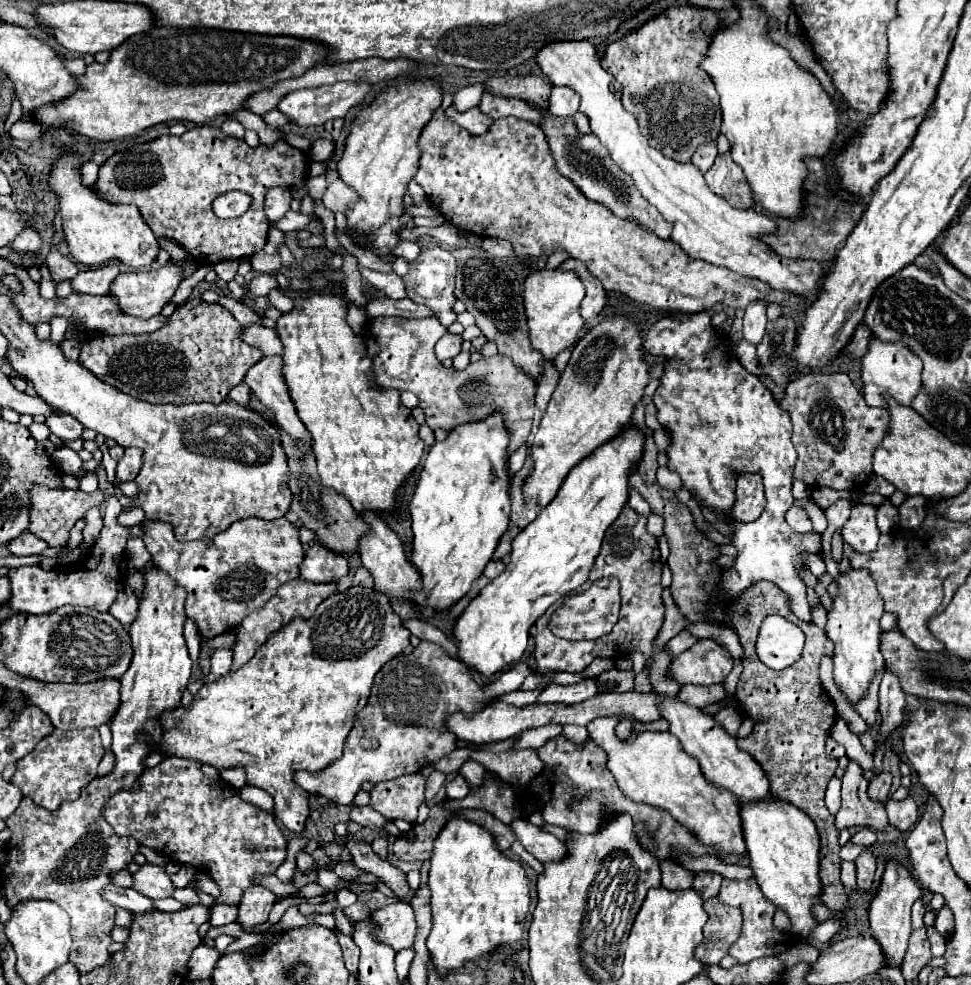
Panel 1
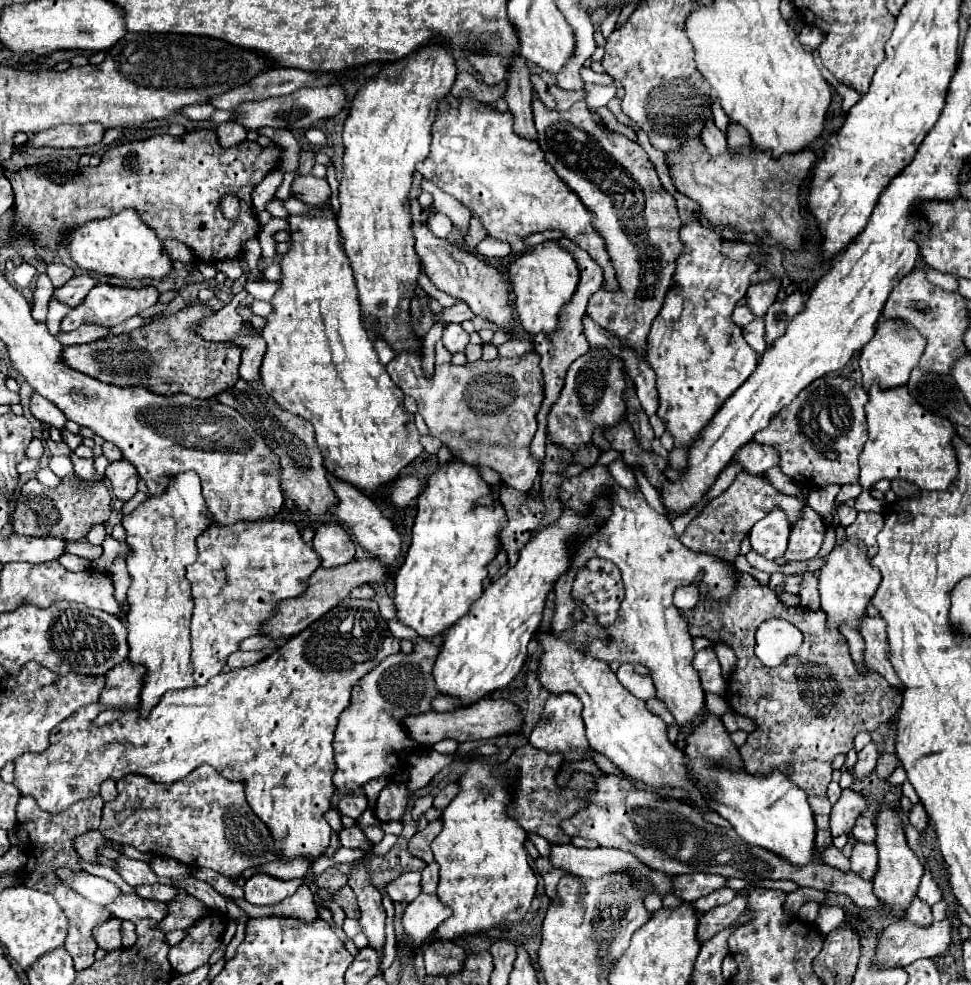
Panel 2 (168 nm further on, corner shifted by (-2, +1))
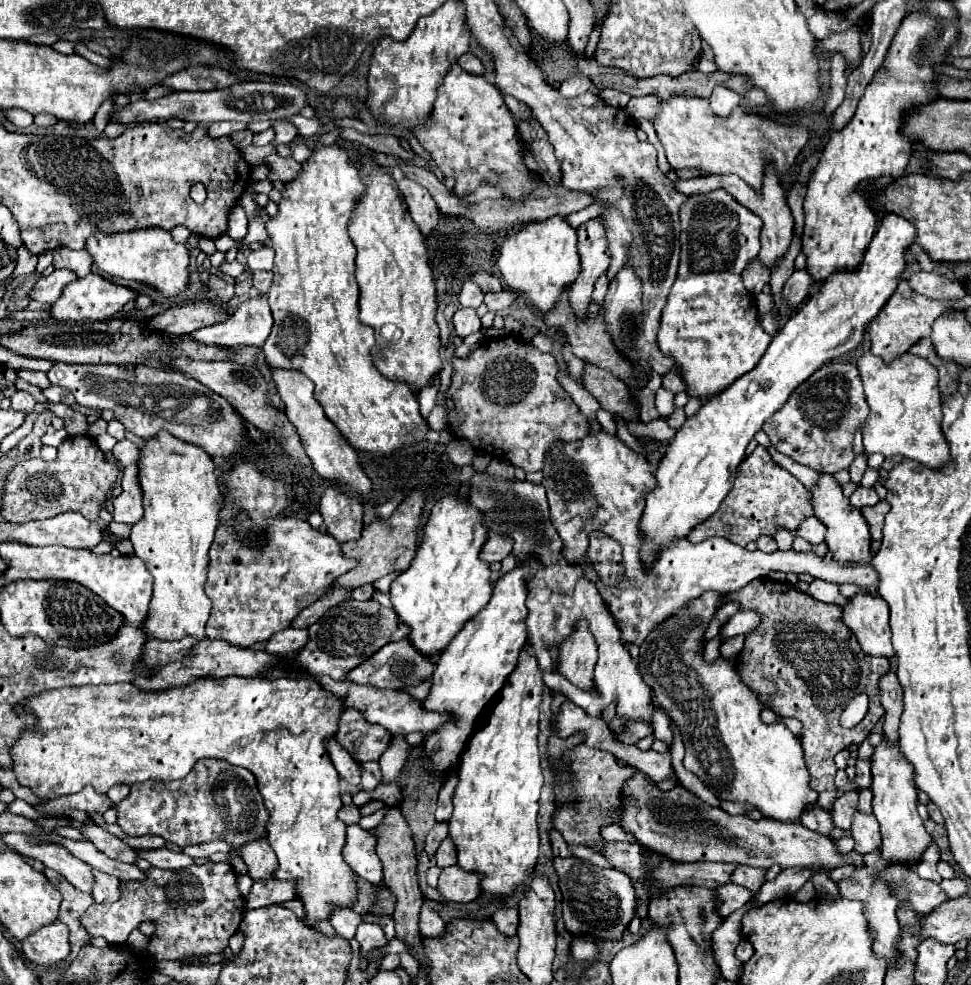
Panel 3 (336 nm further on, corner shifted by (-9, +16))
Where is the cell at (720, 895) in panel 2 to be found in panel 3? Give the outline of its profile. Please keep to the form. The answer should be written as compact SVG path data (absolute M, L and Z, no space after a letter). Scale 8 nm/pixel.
M723 884L713 888L715 898L721 902L717 906L717 914L727 918L731 912L735 912L737 908L741 908L741 904L751 900L751 892L747 888L741 888L739 884Z

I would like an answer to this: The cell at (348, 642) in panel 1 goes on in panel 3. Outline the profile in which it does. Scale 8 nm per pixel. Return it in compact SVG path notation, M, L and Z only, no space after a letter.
M347 598L335 608L329 608L321 620L311 624L309 642L295 656L285 658L283 666L295 670L297 676L271 678L269 672L259 672L249 678L207 676L187 686L159 692L145 692L125 682L47 690L25 702L25 706L39 718L39 724L33 730L25 730L21 740L11 748L13 772L37 798L57 798L79 792L85 786L93 786L97 792L105 794L111 786L121 782L131 786L147 780L179 780L187 776L201 758L221 758L229 764L243 766L255 774L257 788L269 812L267 840L279 860L275 878L297 878L295 894L305 904L309 924L327 920L333 906L353 906L357 886L353 882L353 870L341 856L345 846L345 824L337 818L337 812L343 806L341 784L325 748L339 730L343 700L321 688L319 678L331 676L333 680L345 680L353 668L391 642L391 634L397 626L397 614L391 608L381 606L377 600L357 602Z

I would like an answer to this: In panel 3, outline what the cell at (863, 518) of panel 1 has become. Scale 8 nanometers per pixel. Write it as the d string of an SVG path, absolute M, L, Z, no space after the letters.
M885 500L877 502L875 506L865 506L861 508L867 524L869 524L869 530L871 530L871 550L877 552L879 544L881 544L881 528L883 528L883 518L885 514L889 512L889 504Z

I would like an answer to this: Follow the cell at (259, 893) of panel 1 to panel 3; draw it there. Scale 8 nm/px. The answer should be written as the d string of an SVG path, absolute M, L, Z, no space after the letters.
M255 840L253 844L241 848L241 858L247 864L249 876L253 880L273 880L275 878L275 870L277 870L277 858L275 852L271 850L267 840Z

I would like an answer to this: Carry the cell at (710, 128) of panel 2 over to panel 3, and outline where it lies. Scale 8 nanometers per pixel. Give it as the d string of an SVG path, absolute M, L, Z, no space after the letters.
M715 86L715 90L713 90L713 94L711 94L709 102L711 102L711 110L713 110L717 116L727 118L727 116L729 116L729 112L731 112L733 108L737 108L737 106L739 106L741 96L739 96L739 94L735 94L733 90L725 88L725 86Z

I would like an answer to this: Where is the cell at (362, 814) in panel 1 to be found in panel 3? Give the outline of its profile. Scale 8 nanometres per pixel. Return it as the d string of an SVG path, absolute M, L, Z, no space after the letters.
M329 740L327 752L331 756L331 762L335 764L335 770L339 772L341 778L345 778L351 786L359 786L361 784L361 770L359 764L349 756L349 752L345 752L345 748L341 748L341 744L337 744L337 740Z

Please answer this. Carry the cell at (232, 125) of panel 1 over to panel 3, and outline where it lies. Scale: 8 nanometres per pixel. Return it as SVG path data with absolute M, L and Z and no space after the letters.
M277 120L272 126L275 132L275 139L280 144L287 144L297 136L297 129L285 120Z

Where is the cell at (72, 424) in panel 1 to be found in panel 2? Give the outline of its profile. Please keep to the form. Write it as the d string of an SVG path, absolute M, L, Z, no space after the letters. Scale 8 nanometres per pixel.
M32 391L32 397L30 397L30 411L36 419L48 421L56 429L62 429L66 423L66 417L62 415L62 411L58 407L54 407L54 403L50 403L48 399L42 399L42 395L38 395L36 391Z

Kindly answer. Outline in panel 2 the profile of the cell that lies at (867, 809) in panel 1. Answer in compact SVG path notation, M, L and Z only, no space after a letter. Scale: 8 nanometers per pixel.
M850 789L842 791L842 797L836 801L836 805L832 807L832 815L830 815L830 827L832 827L832 837L838 835L850 835L856 817L862 815L866 807L866 799L860 793L854 793Z

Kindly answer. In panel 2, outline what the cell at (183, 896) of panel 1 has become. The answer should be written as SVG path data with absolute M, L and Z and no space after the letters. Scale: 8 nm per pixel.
M154 883L154 885L146 885L146 887L134 887L138 897L144 899L156 899L156 901L172 901L176 897L176 891L170 885L162 885L162 883Z

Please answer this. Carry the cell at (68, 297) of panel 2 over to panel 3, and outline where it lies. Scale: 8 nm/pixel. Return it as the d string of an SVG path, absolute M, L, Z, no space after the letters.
M55 270L51 276L39 278L37 284L31 290L31 298L43 304L53 304L53 300L57 300L63 292L63 288L69 282L75 282L77 274L71 270Z

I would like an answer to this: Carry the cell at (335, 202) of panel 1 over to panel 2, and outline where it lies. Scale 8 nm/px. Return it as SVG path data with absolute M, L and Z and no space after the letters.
M296 175L292 183L292 197L304 201L306 205L320 205L330 201L330 187L326 179L314 175Z

